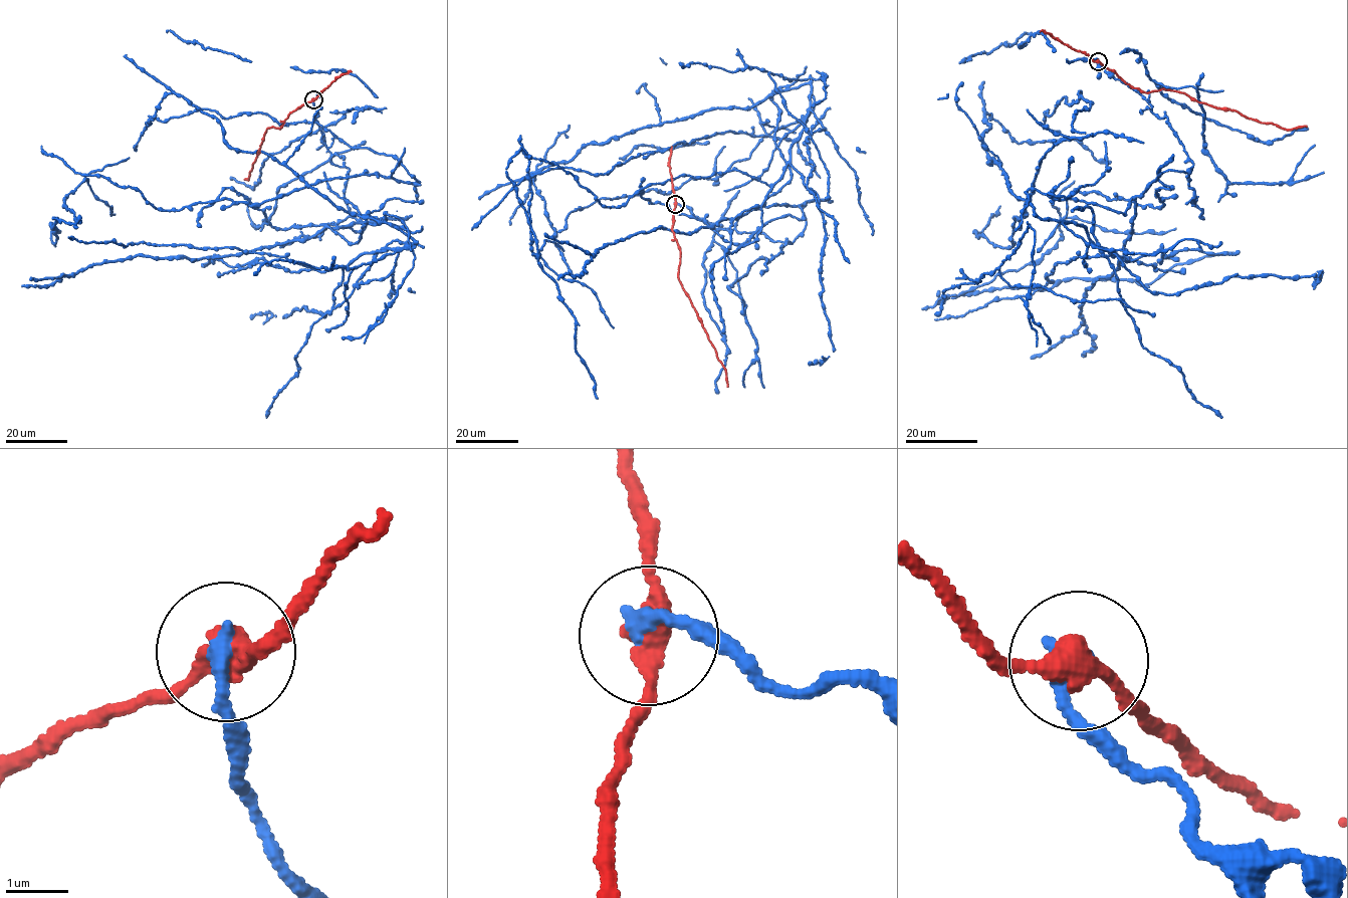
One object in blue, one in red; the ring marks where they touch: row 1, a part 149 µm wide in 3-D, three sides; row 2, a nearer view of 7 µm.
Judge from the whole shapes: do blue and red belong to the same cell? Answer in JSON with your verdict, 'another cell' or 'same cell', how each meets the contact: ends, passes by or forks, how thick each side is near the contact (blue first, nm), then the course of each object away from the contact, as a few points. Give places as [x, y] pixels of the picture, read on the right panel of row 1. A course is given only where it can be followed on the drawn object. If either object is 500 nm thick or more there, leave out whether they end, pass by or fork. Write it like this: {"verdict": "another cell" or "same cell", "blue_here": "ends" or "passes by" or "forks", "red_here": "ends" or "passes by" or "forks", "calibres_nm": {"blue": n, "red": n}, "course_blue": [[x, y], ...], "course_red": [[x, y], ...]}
{"verdict": "another cell", "blue_here": "ends", "red_here": "passes by", "calibres_nm": {"blue": 300, "red": 360}, "course_blue": [[1098, 61], [1192, 166], [1018, 200], [983, 116], [1054, 142], [1079, 90], [1009, 248], [1000, 206]], "course_red": [[1098, 61], [1134, 87], [1148, 92], [1161, 88], [1185, 92], [1200, 102], [1285, 129], [1307, 126]]}

